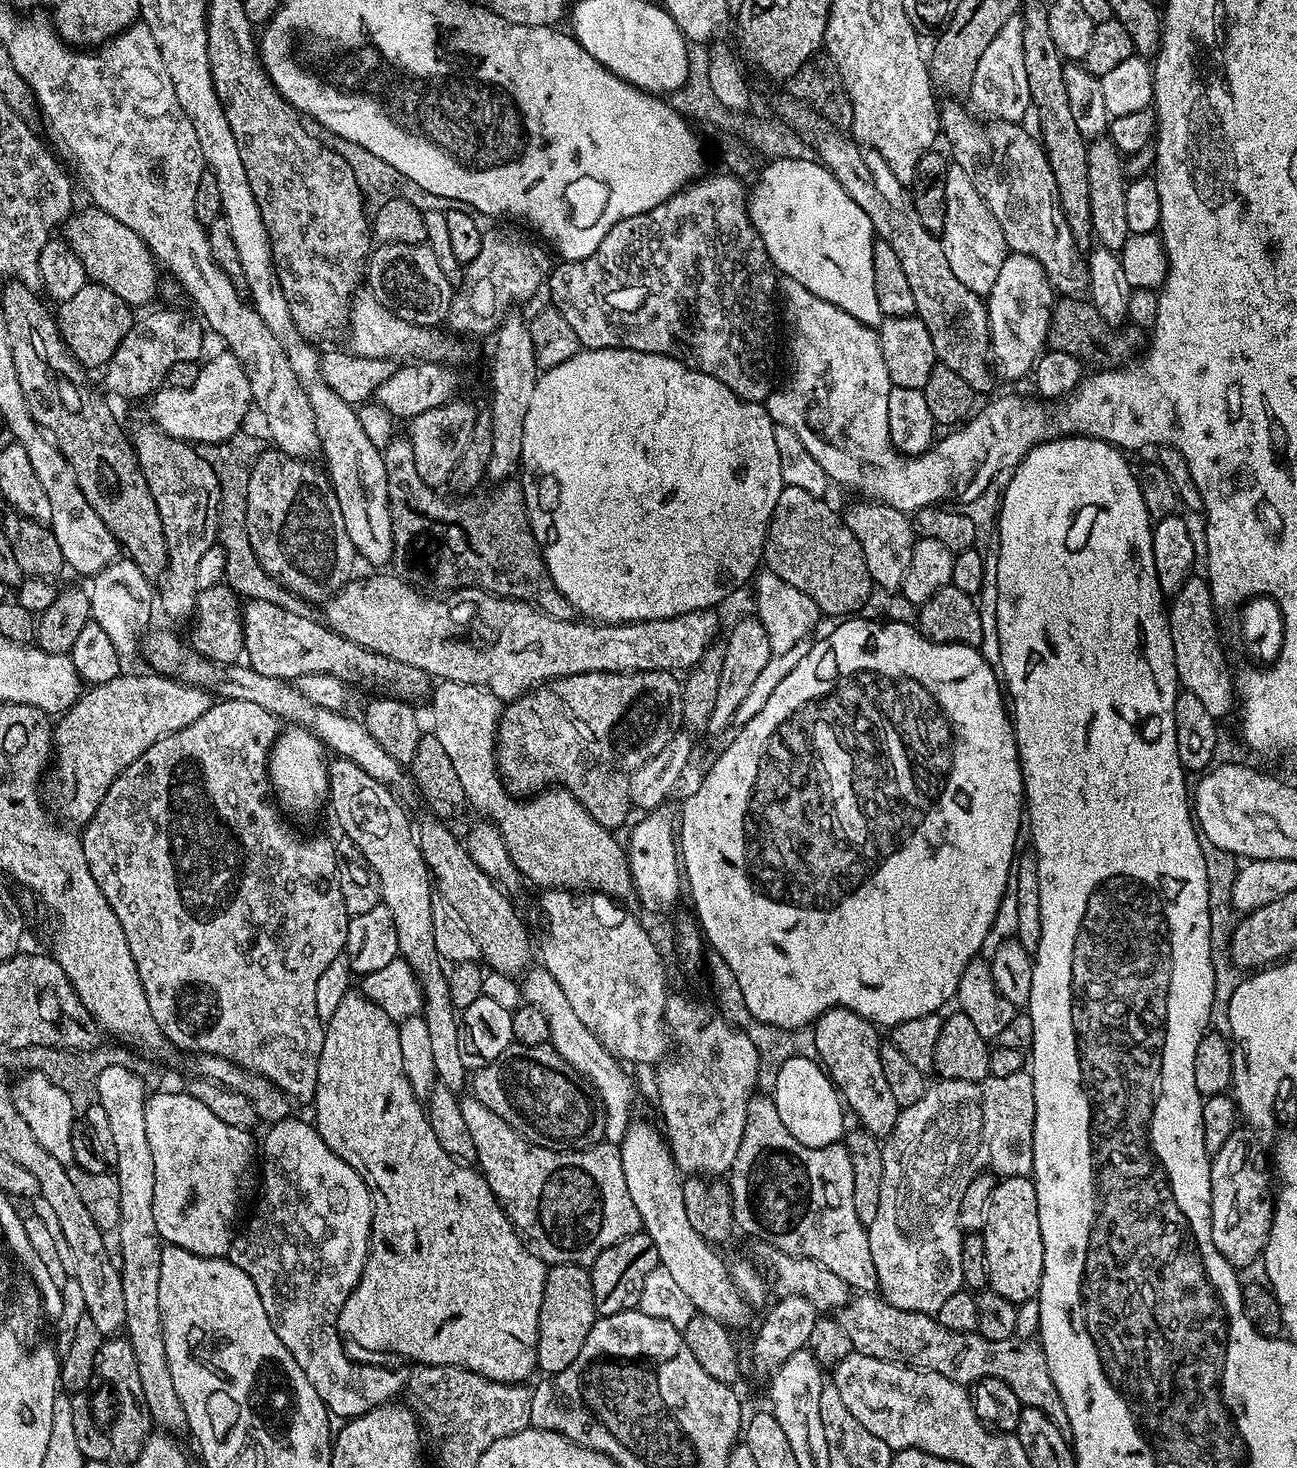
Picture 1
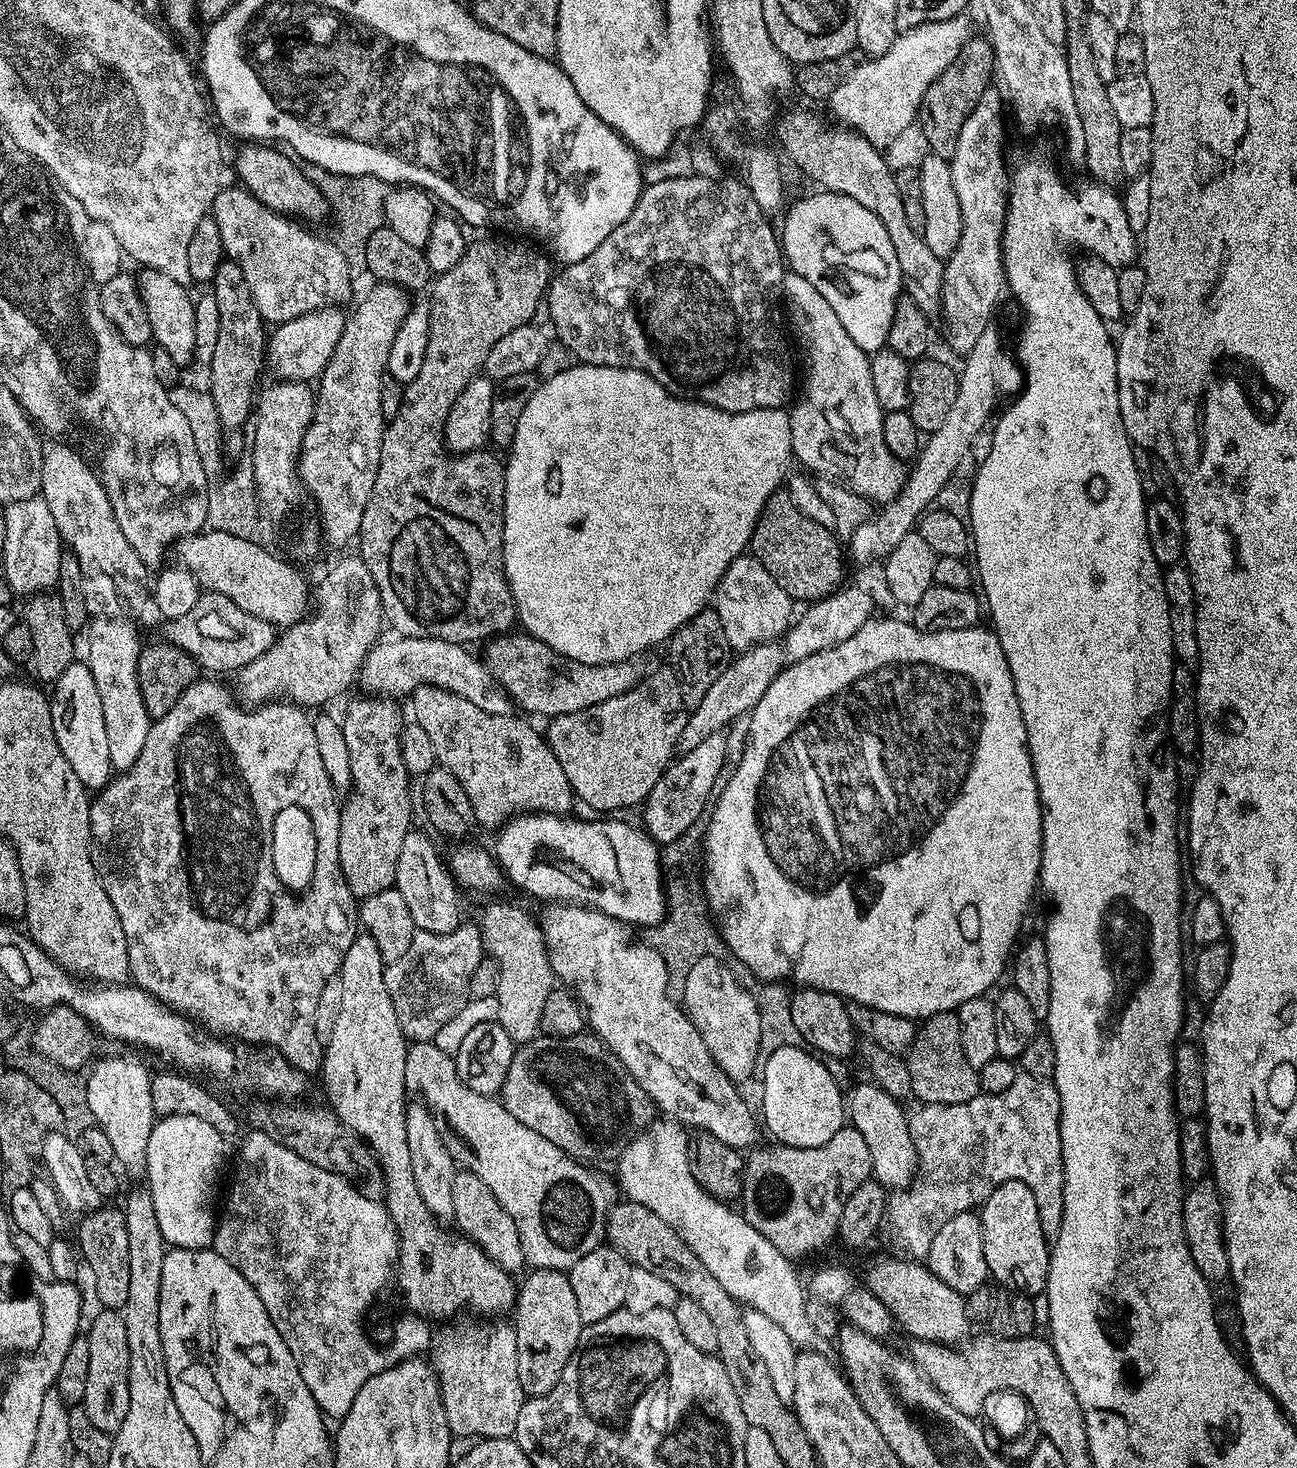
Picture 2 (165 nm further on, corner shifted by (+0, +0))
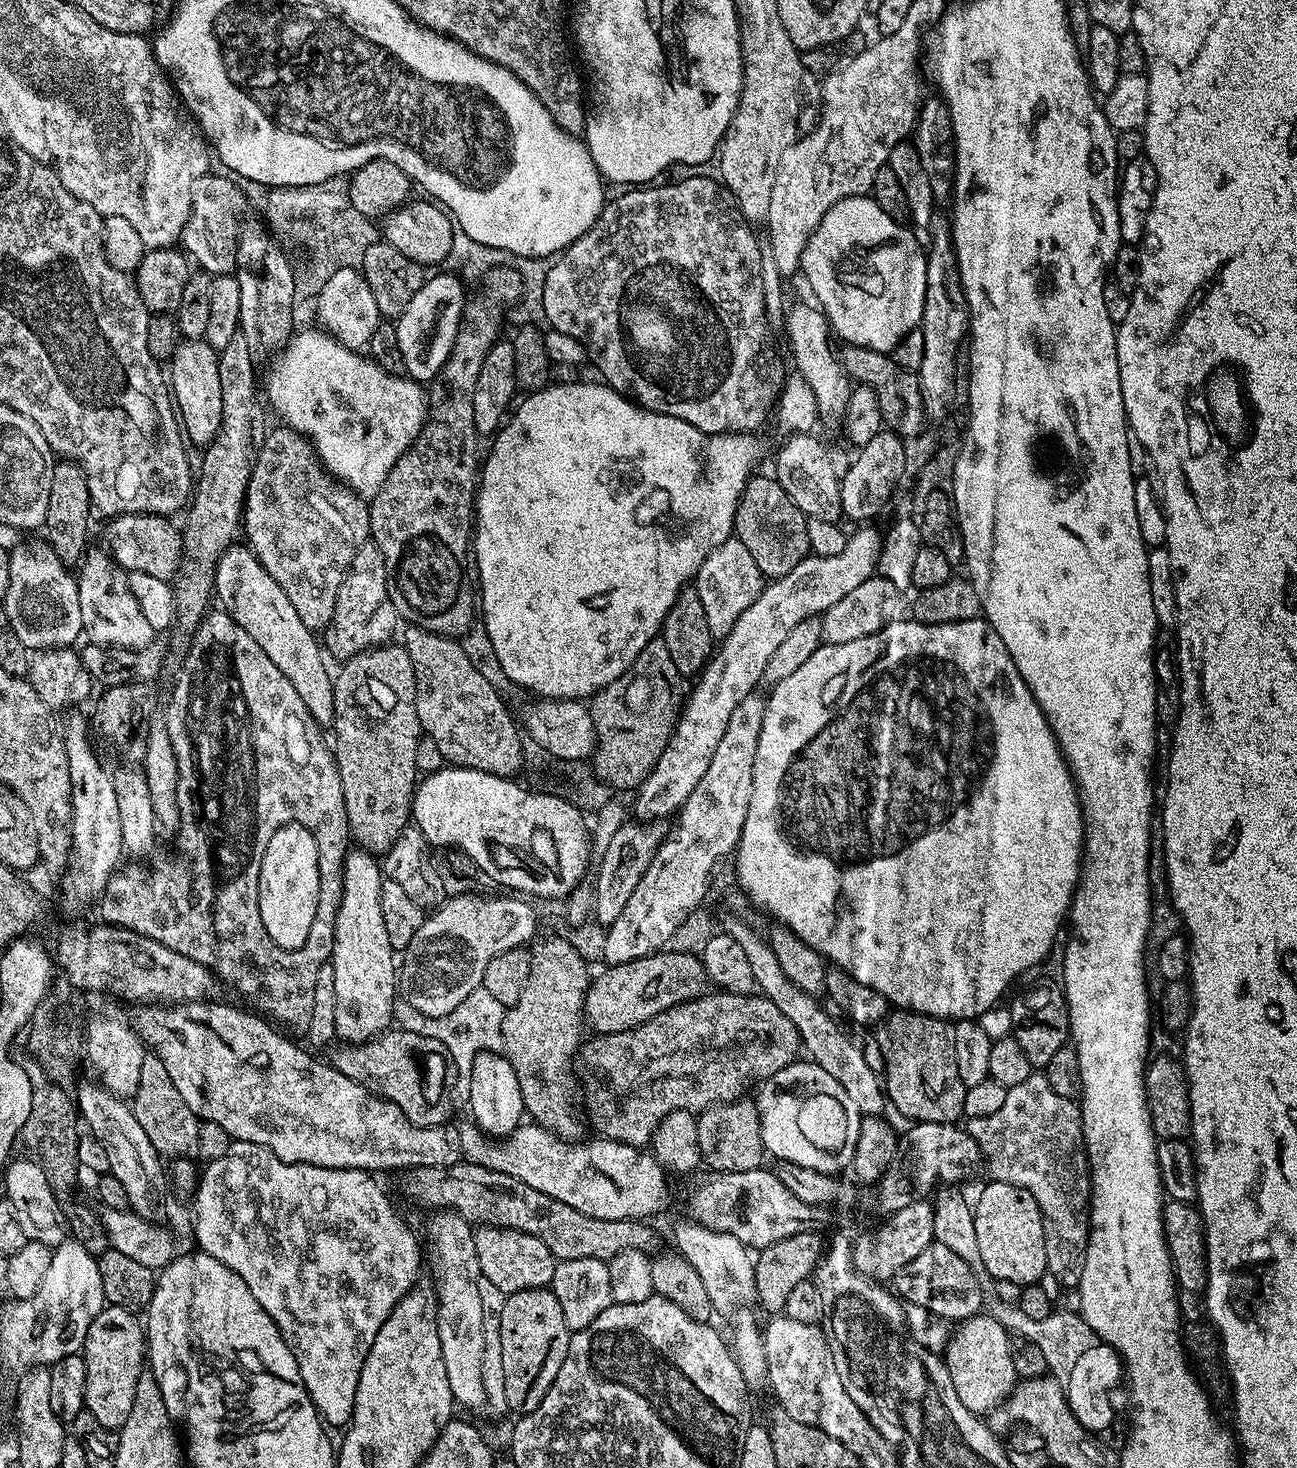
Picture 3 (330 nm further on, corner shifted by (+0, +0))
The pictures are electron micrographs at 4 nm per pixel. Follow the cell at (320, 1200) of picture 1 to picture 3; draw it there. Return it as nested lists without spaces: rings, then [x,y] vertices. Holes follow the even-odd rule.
[[[232,1140],[229,1143],[228,1149],[226,1150],[226,1154],[222,1154],[222,1158],[214,1158],[213,1160],[207,1161],[206,1167],[208,1168],[199,1173],[198,1176],[198,1183],[196,1186],[196,1190],[194,1195],[191,1197],[192,1200],[192,1232],[196,1235],[196,1240],[198,1243],[199,1251],[204,1252],[207,1256],[213,1256],[214,1258],[218,1258],[218,1262],[222,1262],[225,1266],[227,1266],[230,1270],[234,1270],[234,1274],[238,1274],[238,1278],[242,1278],[242,1282],[246,1282],[246,1286],[250,1286],[250,1294],[254,1294],[254,1298],[258,1298],[258,1302],[262,1306],[262,1310],[266,1310],[266,1314],[270,1314],[270,1318],[274,1318],[274,1322],[278,1326],[278,1330],[282,1334],[282,1338],[286,1342],[286,1346],[290,1346],[290,1350],[294,1354],[294,1358],[298,1362],[298,1370],[302,1374],[302,1382],[306,1386],[306,1390],[308,1391],[308,1397],[312,1400],[313,1406],[316,1408],[316,1413],[320,1415],[321,1421],[329,1429],[332,1428],[340,1428],[343,1429],[345,1425],[347,1425],[348,1421],[352,1418],[352,1411],[354,1410],[354,1394],[358,1390],[358,1378],[362,1374],[362,1362],[366,1362],[366,1354],[370,1354],[370,1346],[374,1346],[374,1338],[378,1338],[378,1330],[382,1330],[382,1322],[386,1322],[386,1318],[389,1316],[390,1313],[394,1310],[394,1306],[398,1303],[398,1301],[405,1296],[409,1290],[414,1287],[417,1287],[418,1281],[416,1280],[420,1276],[420,1244],[416,1241],[416,1236],[414,1233],[411,1232],[409,1225],[405,1224],[396,1224],[396,1220],[392,1220],[392,1213],[397,1211],[397,1207],[391,1203],[389,1198],[386,1196],[385,1192],[382,1190],[378,1190],[374,1188],[374,1184],[372,1180],[374,1180],[373,1175],[371,1173],[364,1172],[359,1168],[328,1168],[328,1167],[318,1167],[314,1166],[313,1164],[302,1164],[302,1163],[286,1163],[282,1162],[275,1156],[273,1152],[270,1150],[266,1150],[262,1146],[258,1146],[254,1142],[242,1142],[241,1140]],[[292,1168],[296,1168],[296,1170],[300,1170],[302,1172],[302,1176],[300,1176],[300,1184],[296,1186],[296,1212],[302,1212],[302,1230],[304,1230],[304,1236],[312,1236],[312,1254],[314,1254],[314,1246],[332,1246],[332,1244],[344,1244],[344,1240],[348,1242],[348,1256],[344,1256],[344,1258],[352,1258],[352,1250],[350,1250],[350,1246],[352,1246],[352,1242],[356,1244],[356,1242],[364,1242],[364,1240],[368,1240],[370,1236],[366,1234],[366,1226],[373,1218],[373,1221],[381,1228],[384,1228],[384,1244],[380,1244],[380,1256],[376,1256],[376,1260],[372,1260],[372,1264],[350,1264],[350,1266],[344,1266],[342,1262],[340,1264],[312,1264],[312,1254],[306,1254],[306,1256],[300,1256],[300,1258],[296,1258],[296,1242],[302,1242],[302,1236],[300,1236],[300,1240],[296,1240],[296,1236],[292,1236]],[[372,1200],[372,1204],[374,1206],[374,1217],[370,1217],[369,1214],[366,1212],[368,1208],[368,1204]]]

